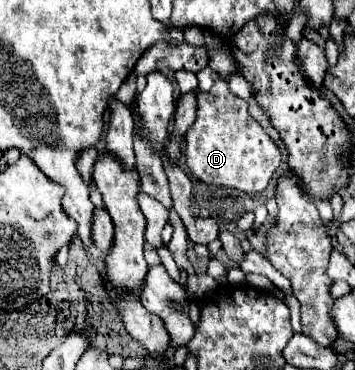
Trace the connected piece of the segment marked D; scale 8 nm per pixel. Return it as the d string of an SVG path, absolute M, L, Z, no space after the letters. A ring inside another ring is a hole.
M215 81L209 91L197 95L197 119L185 133L183 147L189 171L203 183L233 187L245 193L261 193L281 163L281 149L251 117L247 101L233 95L225 81Z

